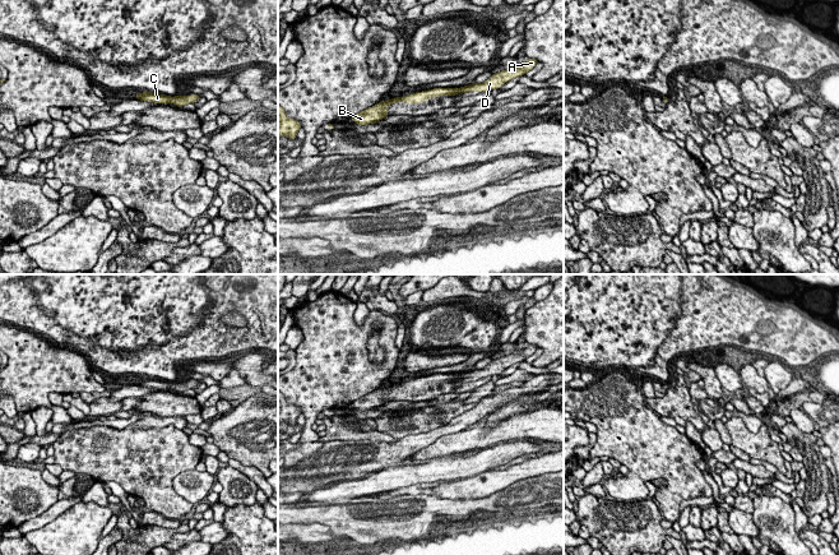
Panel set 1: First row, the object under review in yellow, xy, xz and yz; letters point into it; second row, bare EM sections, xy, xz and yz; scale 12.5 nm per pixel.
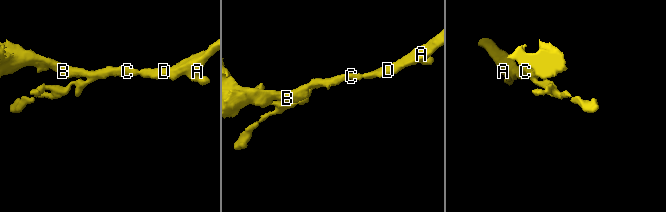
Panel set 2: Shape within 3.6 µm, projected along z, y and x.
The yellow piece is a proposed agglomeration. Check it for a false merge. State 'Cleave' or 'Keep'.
Keep

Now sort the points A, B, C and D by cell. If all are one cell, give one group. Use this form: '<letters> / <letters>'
A B C D

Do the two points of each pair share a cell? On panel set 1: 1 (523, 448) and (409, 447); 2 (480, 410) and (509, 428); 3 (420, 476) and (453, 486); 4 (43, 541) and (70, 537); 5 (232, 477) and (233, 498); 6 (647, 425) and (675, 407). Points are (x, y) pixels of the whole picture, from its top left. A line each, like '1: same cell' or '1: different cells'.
1: different cells
2: different cells
3: different cells
4: same cell
5: same cell
6: different cells

